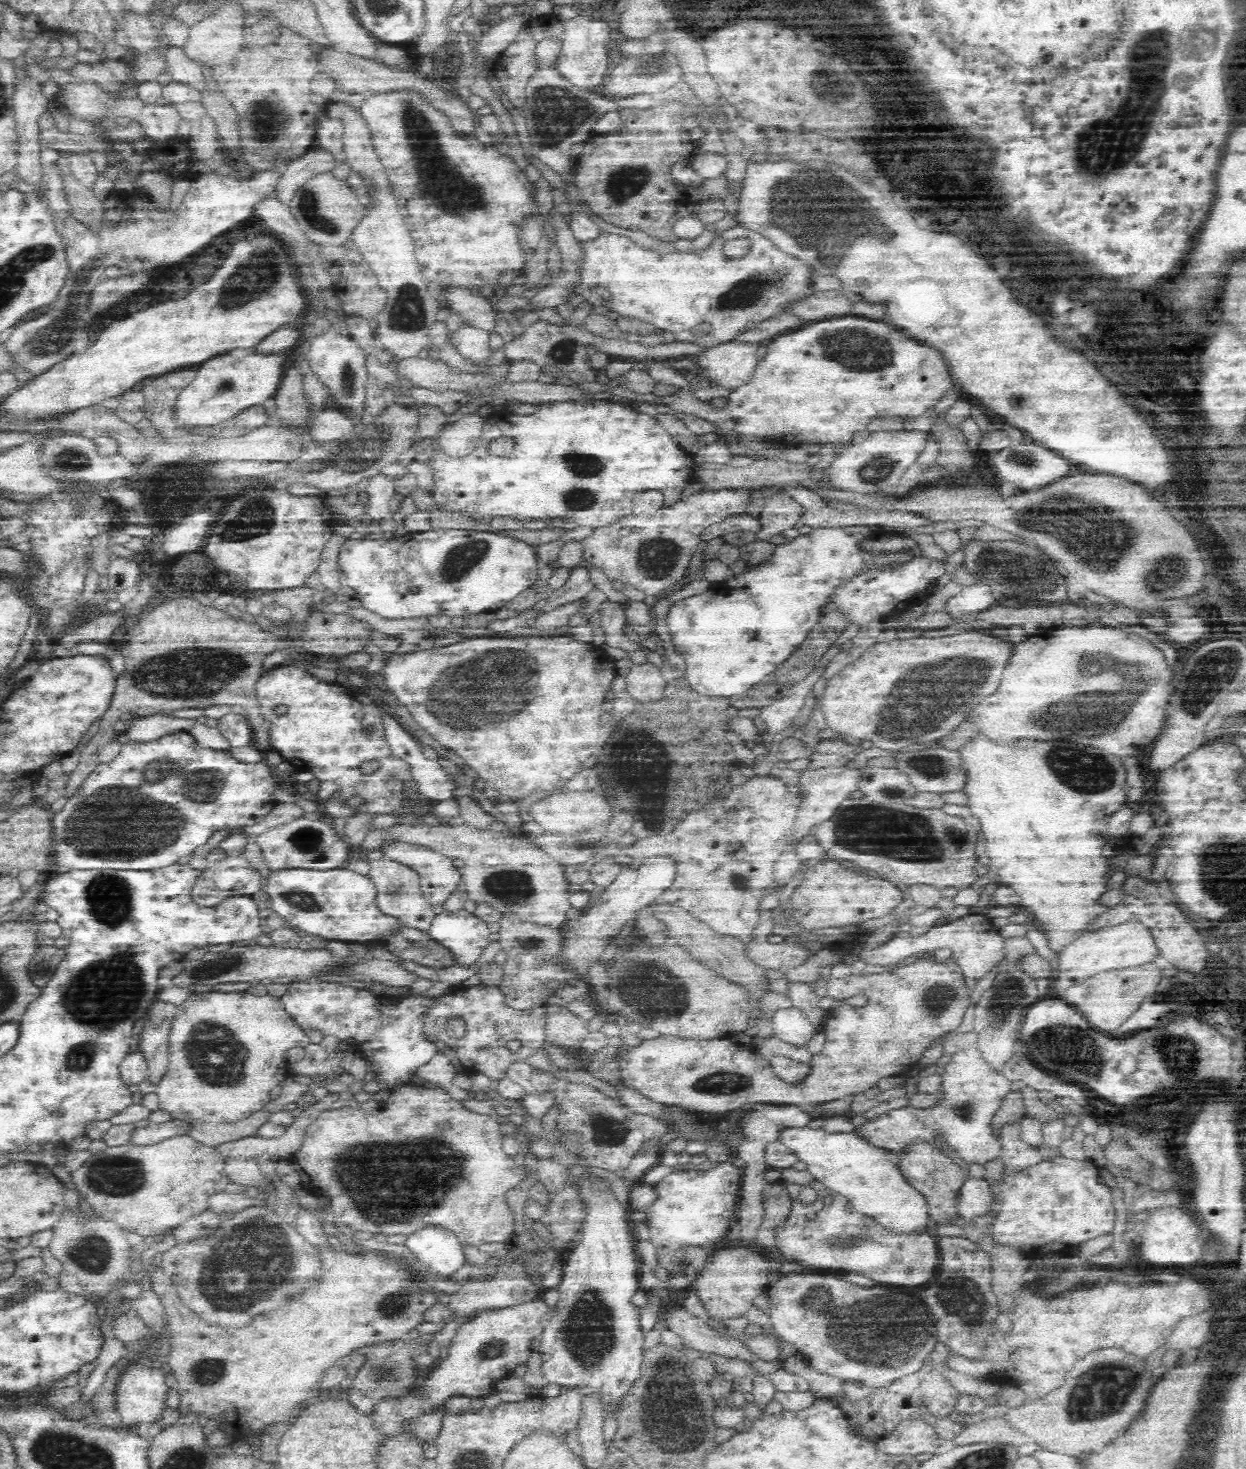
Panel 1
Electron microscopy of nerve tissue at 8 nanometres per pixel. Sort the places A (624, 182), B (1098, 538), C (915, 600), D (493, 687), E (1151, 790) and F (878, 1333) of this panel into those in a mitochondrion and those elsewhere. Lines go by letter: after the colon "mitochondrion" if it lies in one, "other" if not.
A: mitochondrion
B: mitochondrion
C: other
D: mitochondrion
E: other
F: mitochondrion

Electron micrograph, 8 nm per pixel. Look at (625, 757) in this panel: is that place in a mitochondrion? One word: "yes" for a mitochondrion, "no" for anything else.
yes

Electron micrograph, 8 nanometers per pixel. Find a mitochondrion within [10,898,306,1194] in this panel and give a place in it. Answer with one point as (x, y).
(104, 996)

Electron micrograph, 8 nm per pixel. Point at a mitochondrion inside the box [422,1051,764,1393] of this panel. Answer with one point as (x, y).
(589, 1334)

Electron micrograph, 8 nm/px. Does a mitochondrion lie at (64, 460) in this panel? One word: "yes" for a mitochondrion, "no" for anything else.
yes

